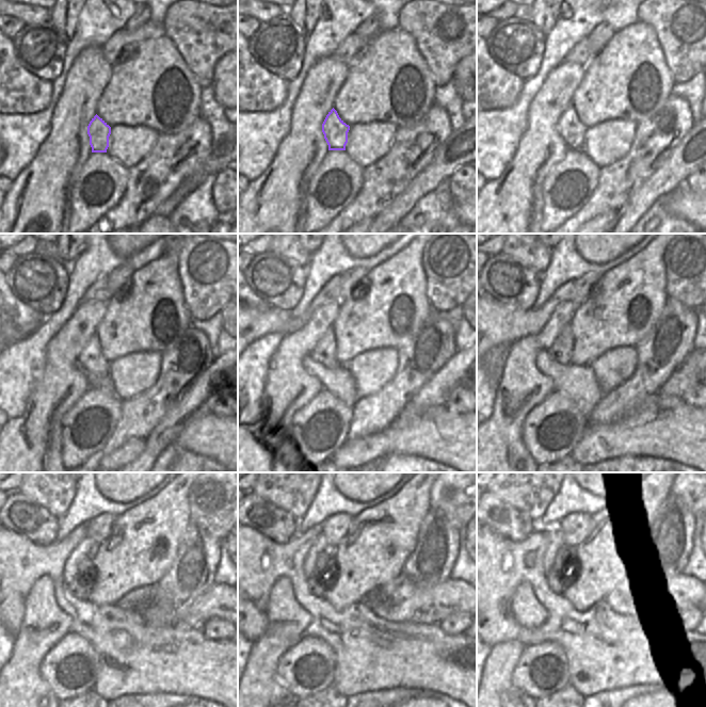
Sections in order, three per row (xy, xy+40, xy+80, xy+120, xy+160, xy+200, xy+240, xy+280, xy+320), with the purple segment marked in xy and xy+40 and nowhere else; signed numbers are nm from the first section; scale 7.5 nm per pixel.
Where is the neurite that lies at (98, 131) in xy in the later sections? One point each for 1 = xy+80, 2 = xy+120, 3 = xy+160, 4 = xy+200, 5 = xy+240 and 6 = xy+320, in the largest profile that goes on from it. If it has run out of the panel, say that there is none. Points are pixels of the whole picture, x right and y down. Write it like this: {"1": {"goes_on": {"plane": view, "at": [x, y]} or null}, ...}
{"1": {"goes_on": {"plane": "xy+80", "at": [573, 131]}}, "2": {"goes_on": {"plane": "xy+120", "at": [91, 360]}}, "3": {"goes_on": {"plane": "xy+160", "at": [324, 351]}}, "4": {"goes_on": {"plane": "xy+200", "at": [561, 350]}}, "5": {"goes_on": {"plane": "xy+240", "at": [80, 588]}}, "6": {"goes_on": {"plane": "xy+320", "at": [557, 578]}}}

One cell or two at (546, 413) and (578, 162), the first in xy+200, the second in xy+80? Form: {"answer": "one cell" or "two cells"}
{"answer": "one cell"}

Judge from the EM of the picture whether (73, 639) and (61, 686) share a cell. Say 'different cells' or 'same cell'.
same cell

